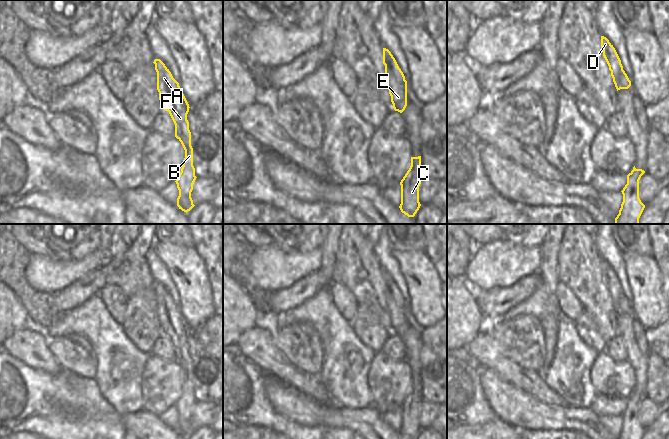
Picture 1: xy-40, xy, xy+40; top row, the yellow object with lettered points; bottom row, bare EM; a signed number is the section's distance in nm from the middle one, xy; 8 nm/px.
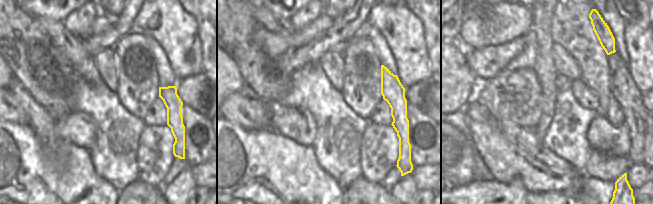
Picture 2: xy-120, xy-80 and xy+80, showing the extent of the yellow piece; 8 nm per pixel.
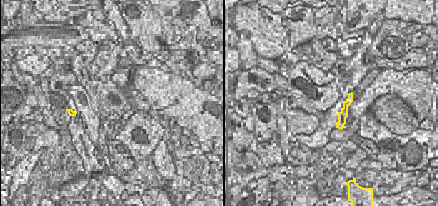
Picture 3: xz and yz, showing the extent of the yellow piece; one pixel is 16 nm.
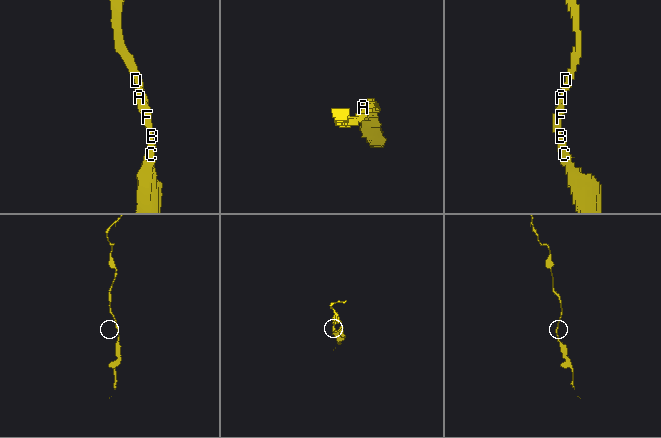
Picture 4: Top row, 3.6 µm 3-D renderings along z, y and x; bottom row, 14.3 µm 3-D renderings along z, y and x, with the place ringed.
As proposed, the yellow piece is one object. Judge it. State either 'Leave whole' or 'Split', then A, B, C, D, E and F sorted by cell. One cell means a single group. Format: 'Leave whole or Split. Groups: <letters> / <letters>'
Leave whole. Groups: A B C D E F

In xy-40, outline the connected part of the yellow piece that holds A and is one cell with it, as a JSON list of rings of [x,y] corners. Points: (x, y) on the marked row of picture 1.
[[[155,59],[153,63],[157,72],[157,90],[161,106],[165,111],[169,112],[175,124],[175,137],[181,142],[185,150],[183,166],[175,182],[179,190],[177,206],[187,213],[195,206],[191,198],[191,192],[197,178],[193,166],[191,132],[187,120],[190,107],[179,83],[173,78],[165,64],[160,59]]]

